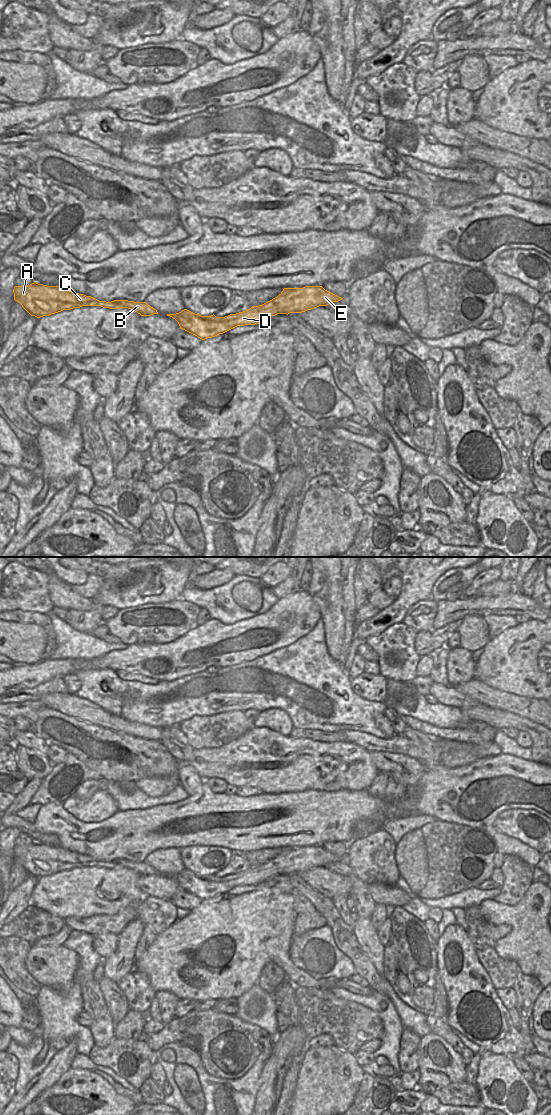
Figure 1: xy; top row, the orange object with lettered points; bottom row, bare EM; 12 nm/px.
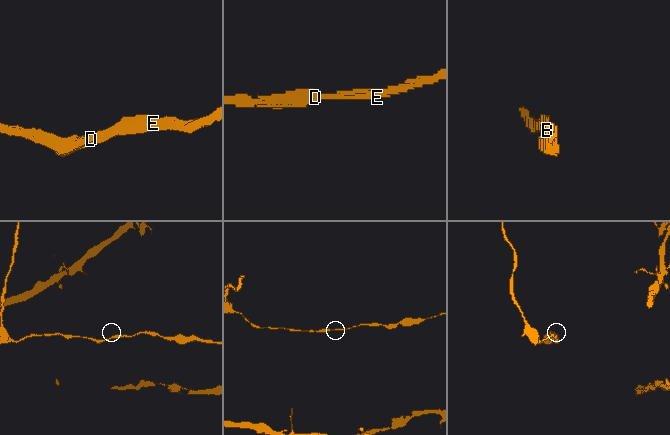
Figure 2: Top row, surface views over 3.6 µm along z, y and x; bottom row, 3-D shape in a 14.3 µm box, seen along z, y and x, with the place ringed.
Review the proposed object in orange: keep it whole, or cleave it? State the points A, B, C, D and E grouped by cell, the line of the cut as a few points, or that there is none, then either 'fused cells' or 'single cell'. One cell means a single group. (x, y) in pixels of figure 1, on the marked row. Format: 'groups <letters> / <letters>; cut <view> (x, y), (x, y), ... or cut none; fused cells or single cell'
groups A B C D E; cut none; single cell

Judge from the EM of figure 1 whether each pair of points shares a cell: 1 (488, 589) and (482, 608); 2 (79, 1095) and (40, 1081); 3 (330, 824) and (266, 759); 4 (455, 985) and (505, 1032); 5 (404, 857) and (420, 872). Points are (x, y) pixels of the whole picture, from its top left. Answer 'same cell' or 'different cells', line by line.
1: different cells
2: different cells
3: different cells
4: same cell
5: same cell

